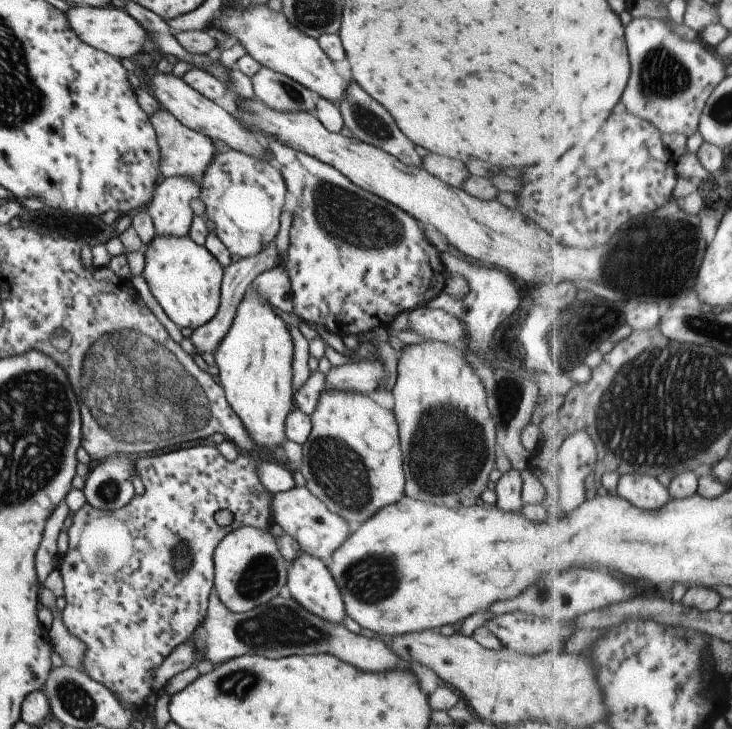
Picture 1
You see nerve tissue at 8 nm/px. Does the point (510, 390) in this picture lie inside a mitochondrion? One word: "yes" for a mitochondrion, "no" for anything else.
yes

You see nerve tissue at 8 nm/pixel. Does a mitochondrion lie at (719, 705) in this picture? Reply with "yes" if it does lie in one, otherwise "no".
no

